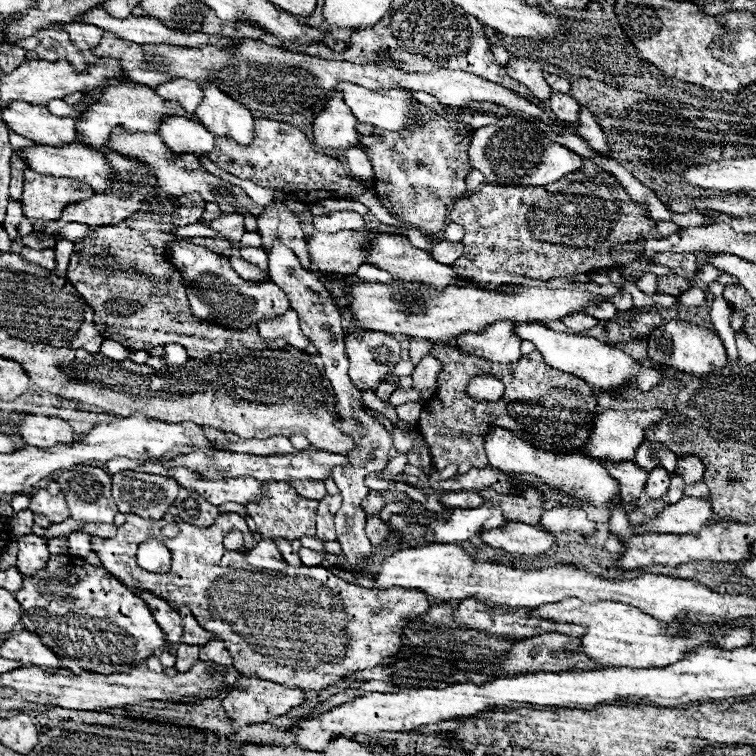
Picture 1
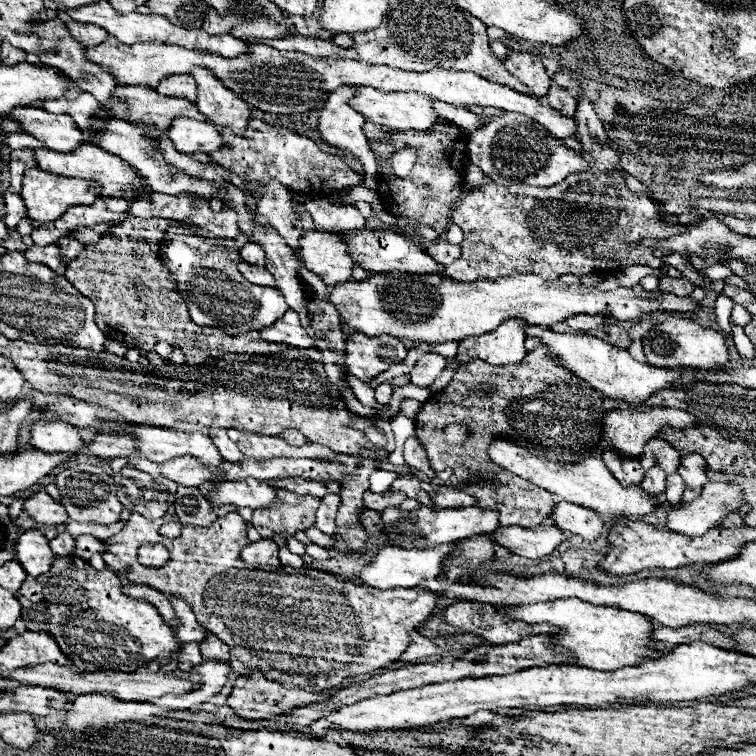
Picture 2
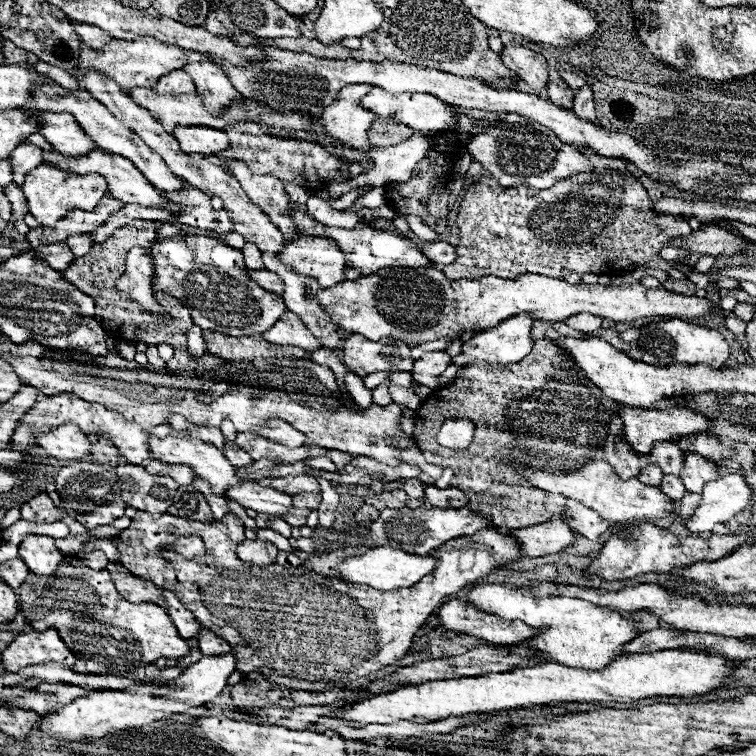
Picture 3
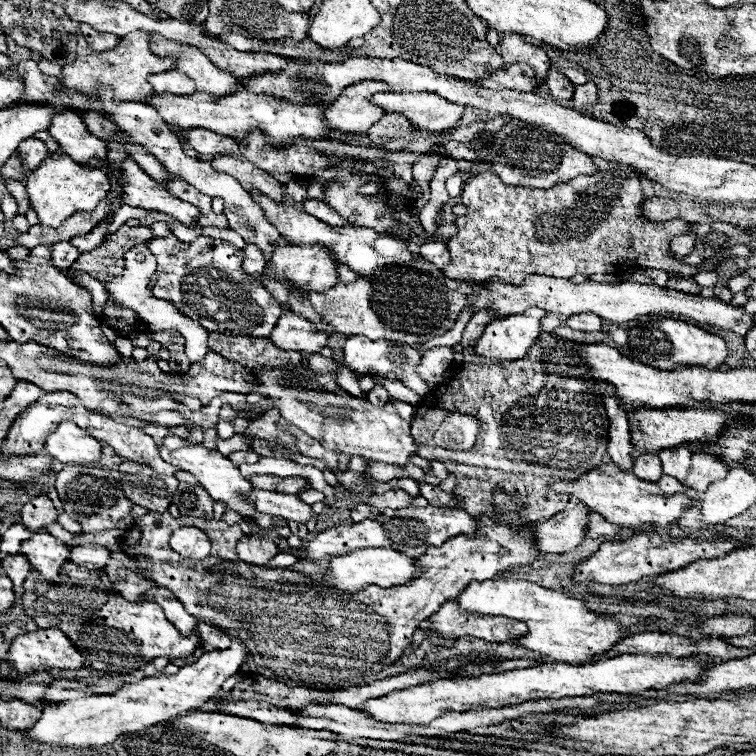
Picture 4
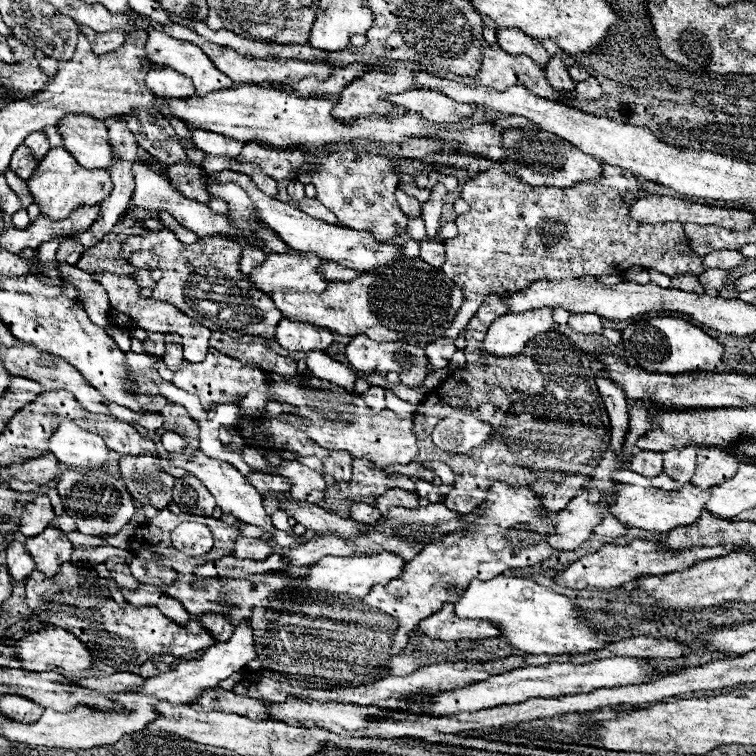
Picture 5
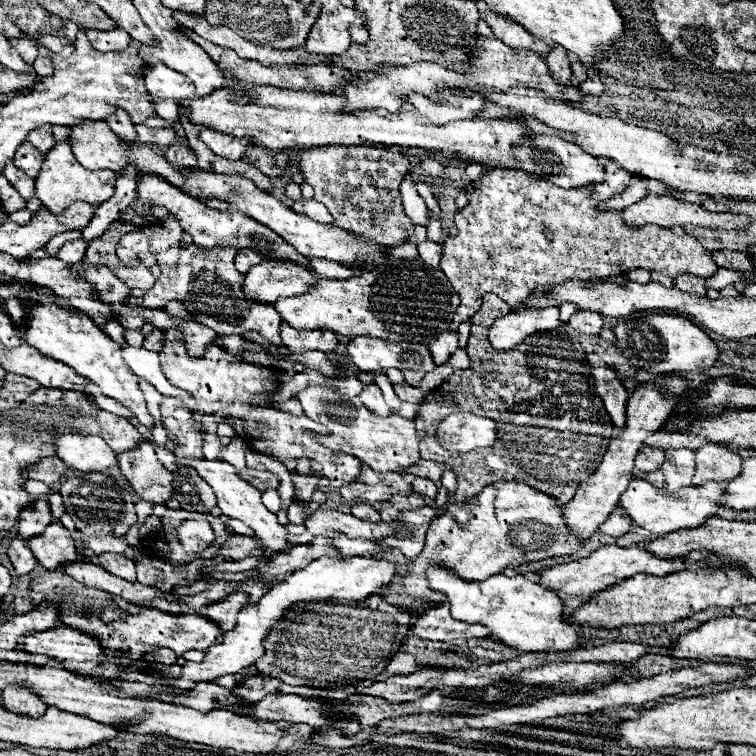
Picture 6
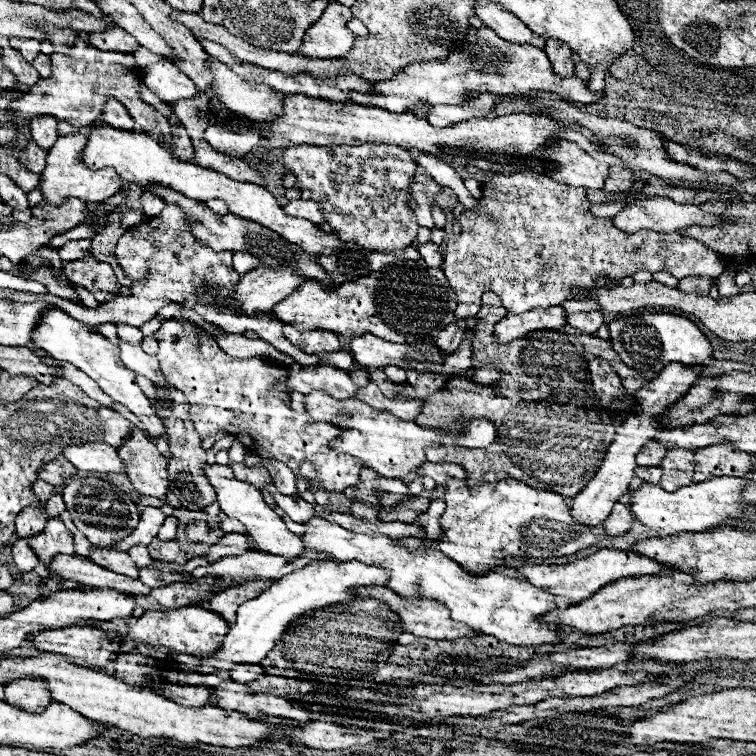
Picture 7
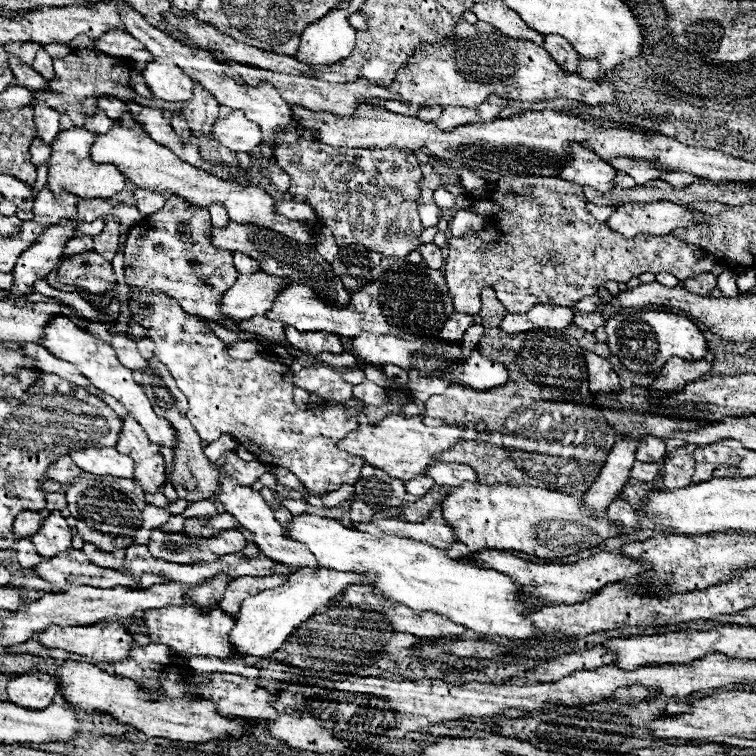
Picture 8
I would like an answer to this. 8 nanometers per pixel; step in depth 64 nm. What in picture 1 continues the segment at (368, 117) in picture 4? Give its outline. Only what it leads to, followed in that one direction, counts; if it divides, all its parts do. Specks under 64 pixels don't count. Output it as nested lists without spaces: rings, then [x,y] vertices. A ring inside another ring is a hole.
[[[336,94],[330,98],[328,106],[314,118],[312,122],[312,136],[318,148],[350,148],[358,144],[356,118],[350,108],[344,104],[342,96]]]

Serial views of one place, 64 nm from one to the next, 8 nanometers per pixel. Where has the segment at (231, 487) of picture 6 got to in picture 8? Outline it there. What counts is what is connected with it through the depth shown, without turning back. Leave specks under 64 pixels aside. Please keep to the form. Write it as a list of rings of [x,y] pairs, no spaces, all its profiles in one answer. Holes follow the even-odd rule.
[[[222,474],[218,476],[218,484],[220,484],[218,498],[224,504],[224,510],[230,516],[234,516],[246,530],[250,530],[254,534],[254,542],[260,548],[260,552],[264,552],[266,556],[270,556],[276,562],[290,566],[294,572],[298,572],[302,568],[318,568],[318,562],[316,562],[314,554],[310,554],[310,550],[306,550],[300,542],[292,542],[286,538],[286,528],[274,518],[272,508],[264,502],[264,498],[260,496],[258,490],[252,490],[250,486],[242,486],[234,478],[222,476]]]

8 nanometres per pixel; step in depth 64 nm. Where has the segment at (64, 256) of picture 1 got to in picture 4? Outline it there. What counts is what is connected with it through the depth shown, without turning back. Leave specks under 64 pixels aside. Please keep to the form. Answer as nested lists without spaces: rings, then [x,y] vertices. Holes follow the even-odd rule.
[[[106,220],[102,226],[96,226],[94,232],[90,232],[90,234],[86,234],[86,236],[82,236],[82,238],[72,238],[70,244],[74,244],[74,246],[80,250],[80,254],[82,254],[82,252],[88,252],[88,250],[96,248],[96,246],[106,238],[106,226],[108,226],[108,220]]]

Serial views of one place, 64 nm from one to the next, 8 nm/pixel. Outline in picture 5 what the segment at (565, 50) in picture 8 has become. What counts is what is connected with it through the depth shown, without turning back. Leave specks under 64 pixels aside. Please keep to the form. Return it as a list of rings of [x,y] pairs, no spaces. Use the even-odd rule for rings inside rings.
[[[552,56],[550,60],[552,60],[552,62],[546,66],[546,78],[548,78],[550,86],[552,86],[556,92],[572,94],[576,82],[568,76],[568,70],[566,70],[566,66],[562,64],[560,56]]]

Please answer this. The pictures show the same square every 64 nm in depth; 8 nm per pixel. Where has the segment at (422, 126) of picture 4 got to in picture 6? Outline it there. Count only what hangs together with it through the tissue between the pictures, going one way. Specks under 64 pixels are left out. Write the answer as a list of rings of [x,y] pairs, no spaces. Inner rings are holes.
[[[440,90],[438,96],[440,100],[432,100],[420,92],[410,92],[402,96],[402,100],[412,104],[418,112],[422,112],[430,122],[438,126],[456,120],[472,120],[486,104],[484,98],[458,98],[450,90]]]

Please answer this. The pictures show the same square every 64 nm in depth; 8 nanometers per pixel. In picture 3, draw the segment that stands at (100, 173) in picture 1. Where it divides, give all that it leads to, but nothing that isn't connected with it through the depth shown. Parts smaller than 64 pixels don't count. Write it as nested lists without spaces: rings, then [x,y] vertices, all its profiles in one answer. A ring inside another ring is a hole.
[[[94,148],[94,150],[90,150],[90,154],[84,154],[82,158],[68,158],[58,152],[44,152],[44,164],[56,166],[56,168],[72,172],[72,174],[100,174],[108,182],[108,194],[126,204],[138,202],[142,206],[178,208],[178,206],[170,206],[170,202],[166,202],[166,198],[162,194],[158,194],[158,190],[154,190],[154,186],[150,186],[150,182],[146,182],[146,178],[142,178],[142,174],[138,174],[138,170],[132,162],[126,162],[126,158],[122,158],[118,154],[108,154],[102,148]]]

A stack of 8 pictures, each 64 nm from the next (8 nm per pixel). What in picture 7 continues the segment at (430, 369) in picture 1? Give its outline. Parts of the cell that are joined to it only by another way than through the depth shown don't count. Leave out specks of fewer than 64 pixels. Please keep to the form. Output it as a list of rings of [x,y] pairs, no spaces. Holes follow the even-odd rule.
[[[464,320],[446,326],[446,330],[442,330],[436,336],[434,346],[438,346],[438,350],[444,352],[444,354],[452,354],[458,348],[458,344],[462,342],[462,334],[464,334],[462,330],[464,330]]]

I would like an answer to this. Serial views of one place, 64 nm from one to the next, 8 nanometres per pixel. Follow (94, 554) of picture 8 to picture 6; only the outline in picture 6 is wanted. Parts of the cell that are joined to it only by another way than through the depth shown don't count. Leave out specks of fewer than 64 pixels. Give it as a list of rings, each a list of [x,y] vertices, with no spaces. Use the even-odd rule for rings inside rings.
[[[104,552],[98,556],[98,562],[104,566],[104,570],[108,570],[110,574],[126,580],[126,582],[134,582],[136,580],[136,568],[134,562],[124,558],[122,554],[112,554],[112,552]]]

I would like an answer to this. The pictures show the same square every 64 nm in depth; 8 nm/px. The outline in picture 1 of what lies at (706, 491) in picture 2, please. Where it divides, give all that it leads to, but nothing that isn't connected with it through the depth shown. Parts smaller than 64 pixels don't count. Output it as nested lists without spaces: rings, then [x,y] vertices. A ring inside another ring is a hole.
[[[682,498],[676,504],[668,504],[658,512],[656,518],[636,526],[634,534],[658,532],[658,534],[690,534],[702,530],[704,524],[712,522],[710,500],[702,498]]]

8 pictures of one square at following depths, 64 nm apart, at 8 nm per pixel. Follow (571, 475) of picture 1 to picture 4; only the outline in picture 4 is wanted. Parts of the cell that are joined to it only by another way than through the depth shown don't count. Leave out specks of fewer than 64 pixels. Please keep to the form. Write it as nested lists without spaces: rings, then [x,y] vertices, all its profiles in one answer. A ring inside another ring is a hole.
[[[602,462],[594,466],[588,474],[576,480],[562,480],[548,486],[556,494],[566,492],[578,498],[582,504],[592,508],[594,512],[602,514],[608,522],[628,528],[666,528],[680,518],[680,514],[690,506],[692,496],[688,492],[682,494],[664,494],[656,484],[642,482],[632,472],[622,472],[612,462]]]

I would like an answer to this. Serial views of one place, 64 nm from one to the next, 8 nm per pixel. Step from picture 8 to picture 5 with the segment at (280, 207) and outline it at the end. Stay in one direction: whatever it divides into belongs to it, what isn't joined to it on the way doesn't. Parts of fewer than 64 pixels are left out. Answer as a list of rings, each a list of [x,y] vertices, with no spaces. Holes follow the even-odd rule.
[[[304,198],[302,202],[300,202],[300,206],[298,206],[302,212],[306,212],[306,214],[310,214],[312,218],[318,218],[318,220],[322,220],[322,222],[328,222],[328,224],[340,224],[338,222],[338,218],[336,218],[336,214],[334,212],[330,212],[326,206],[322,206],[322,202],[318,202],[316,198]]]

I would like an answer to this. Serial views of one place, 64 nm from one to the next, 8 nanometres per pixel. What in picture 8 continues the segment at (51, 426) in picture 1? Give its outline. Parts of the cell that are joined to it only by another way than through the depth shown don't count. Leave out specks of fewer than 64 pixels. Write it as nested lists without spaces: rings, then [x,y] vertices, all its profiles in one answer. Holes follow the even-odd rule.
[[[82,448],[72,452],[70,458],[84,472],[96,476],[118,476],[118,478],[134,476],[132,458],[118,454],[116,448]]]

